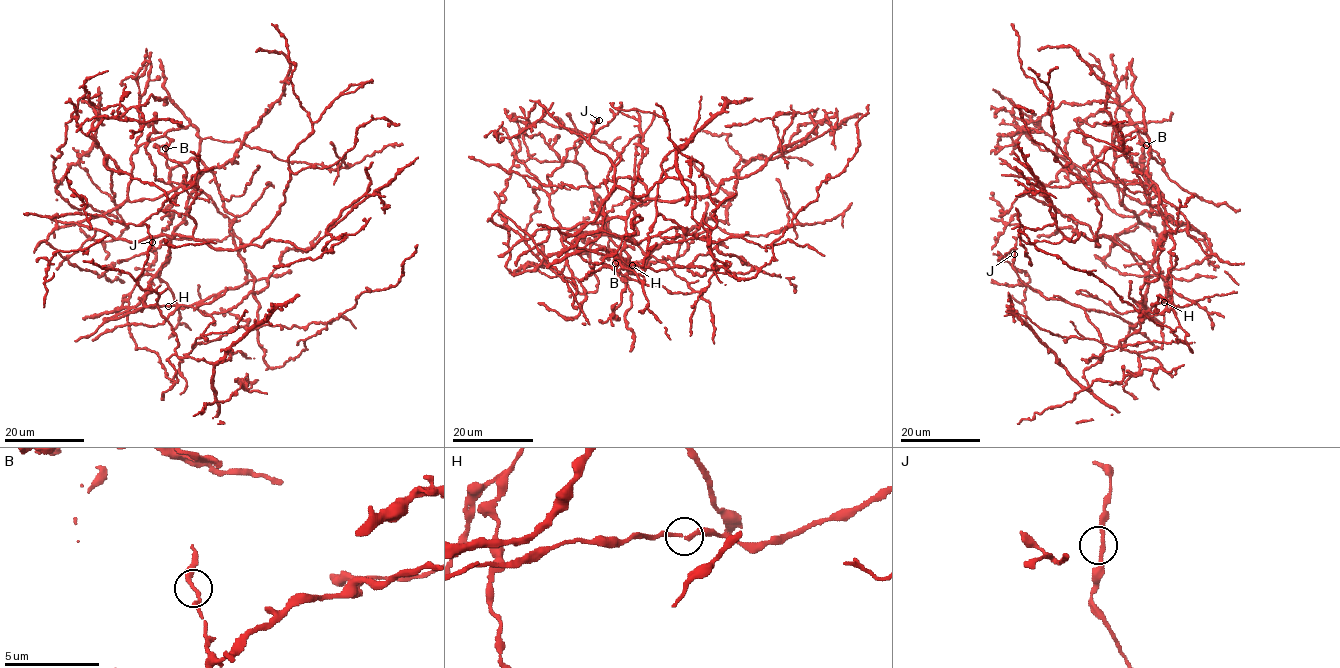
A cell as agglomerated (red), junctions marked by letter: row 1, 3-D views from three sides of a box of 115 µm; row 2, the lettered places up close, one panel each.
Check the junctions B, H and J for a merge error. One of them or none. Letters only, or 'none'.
none

